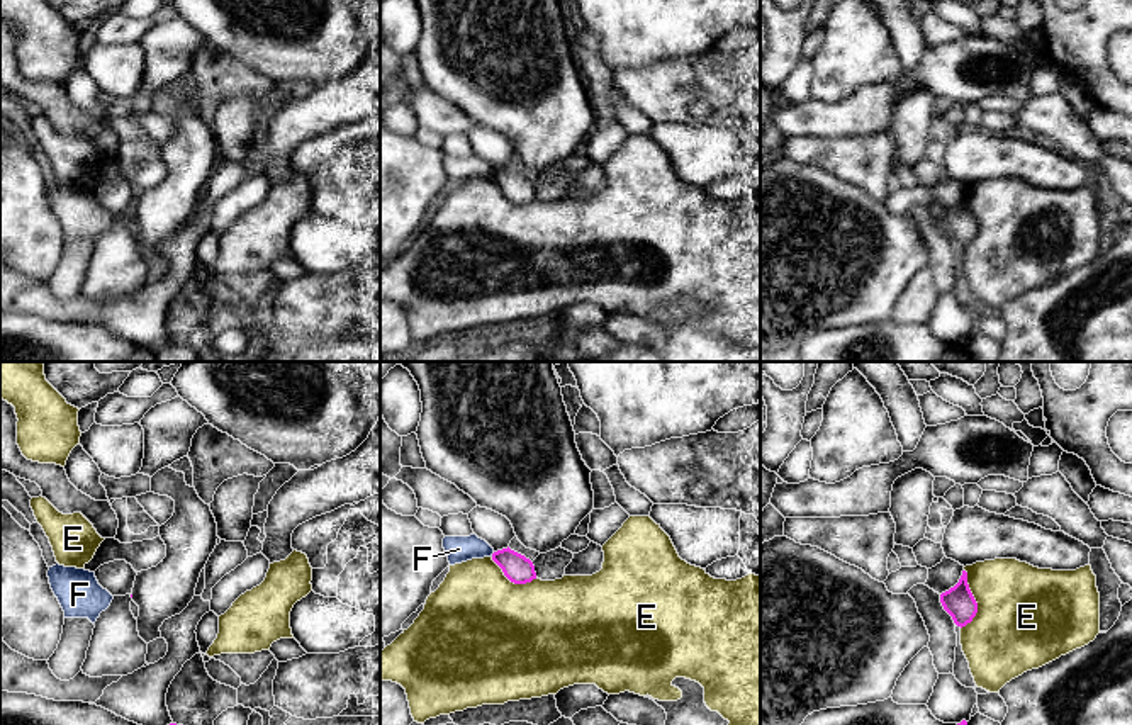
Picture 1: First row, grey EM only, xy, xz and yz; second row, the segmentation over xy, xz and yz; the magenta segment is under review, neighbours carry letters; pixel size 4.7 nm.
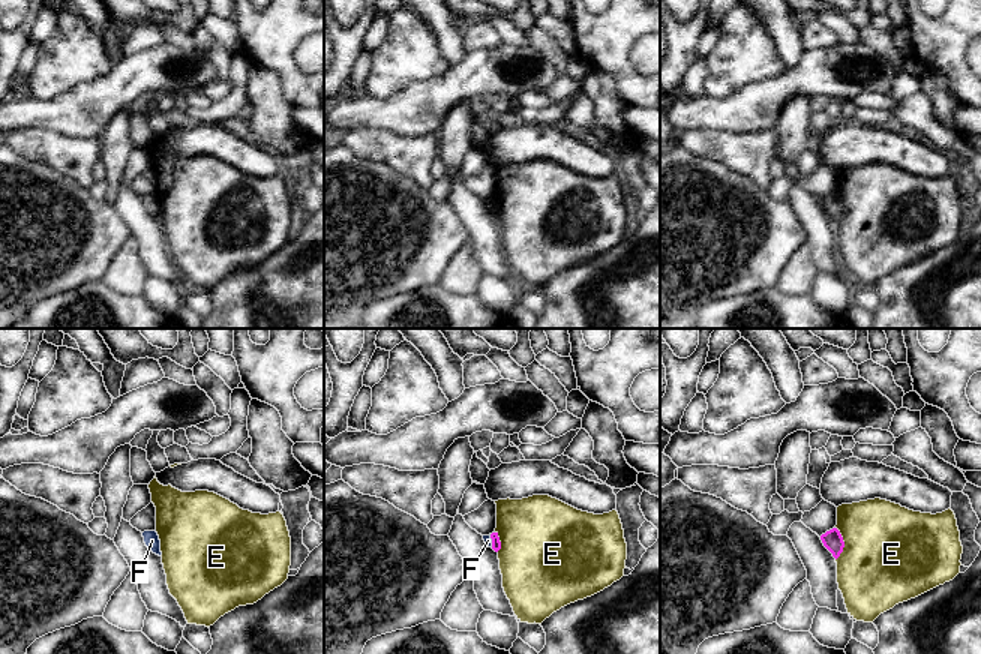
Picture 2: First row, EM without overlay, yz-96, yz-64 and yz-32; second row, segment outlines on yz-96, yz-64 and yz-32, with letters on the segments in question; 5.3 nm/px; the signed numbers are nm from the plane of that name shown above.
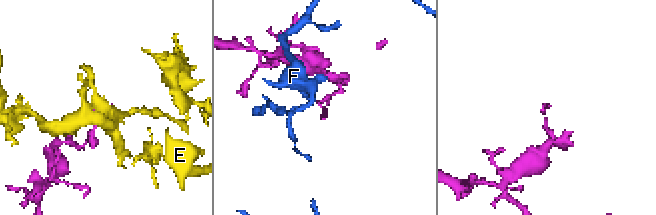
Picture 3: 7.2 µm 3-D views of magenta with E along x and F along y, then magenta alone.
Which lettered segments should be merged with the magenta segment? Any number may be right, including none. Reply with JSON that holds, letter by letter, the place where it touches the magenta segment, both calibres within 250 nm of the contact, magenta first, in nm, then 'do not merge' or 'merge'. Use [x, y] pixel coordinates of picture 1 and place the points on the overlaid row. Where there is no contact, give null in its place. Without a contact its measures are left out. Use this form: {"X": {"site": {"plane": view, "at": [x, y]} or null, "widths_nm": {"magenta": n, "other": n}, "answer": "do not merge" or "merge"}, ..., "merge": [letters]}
{"E": {"site": {"plane": "yz", "at": [975, 600]}, "widths_nm": {"magenta": 150, "other": 460}, "answer": "do not merge"}, "F": {"site": {"plane": "xz", "at": [493, 554]}, "widths_nm": {"magenta": 140, "other": 130}, "answer": "do not merge"}, "merge": []}

